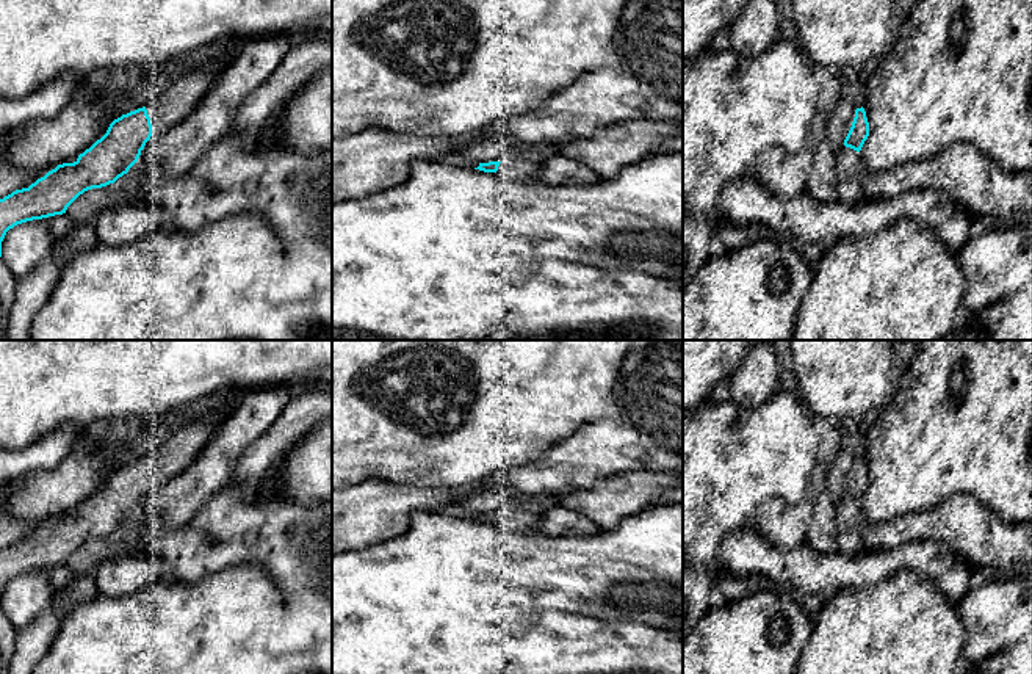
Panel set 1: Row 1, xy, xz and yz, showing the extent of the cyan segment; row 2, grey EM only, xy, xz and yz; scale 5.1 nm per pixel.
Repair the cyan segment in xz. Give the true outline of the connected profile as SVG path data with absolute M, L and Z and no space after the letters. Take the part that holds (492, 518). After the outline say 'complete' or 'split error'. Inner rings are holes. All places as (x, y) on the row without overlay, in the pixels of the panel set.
M509 506L503 513L489 513L489 514L479 514L478 519L484 524L500 524L506 528L512 528L518 533L536 533L540 531L539 522L540 514L528 513L518 506Z | split error

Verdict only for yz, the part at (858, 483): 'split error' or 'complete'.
complete

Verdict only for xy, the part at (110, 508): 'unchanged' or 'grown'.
grown

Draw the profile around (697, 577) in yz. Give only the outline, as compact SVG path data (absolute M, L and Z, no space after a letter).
M703 560L683 561L683 640L711 610L714 571Z

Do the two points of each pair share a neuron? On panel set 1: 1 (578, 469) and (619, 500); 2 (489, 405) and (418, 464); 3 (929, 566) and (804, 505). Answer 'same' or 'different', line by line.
1: different
2: same
3: different

